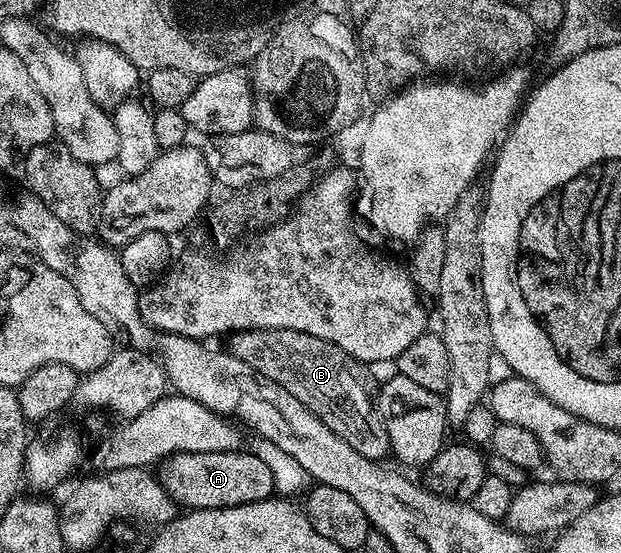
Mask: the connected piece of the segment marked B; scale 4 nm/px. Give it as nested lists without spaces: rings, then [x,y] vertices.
[[[249,328],[233,333],[230,341],[232,341],[230,353],[238,356],[238,360],[250,364],[250,368],[254,368],[254,372],[261,378],[268,378],[274,384],[286,388],[286,392],[290,392],[294,400],[298,400],[303,406],[310,408],[314,416],[321,418],[326,428],[330,428],[330,432],[342,436],[342,440],[346,440],[346,444],[350,444],[354,452],[373,460],[384,460],[384,457],[386,459],[389,457],[388,437],[384,431],[384,423],[381,422],[379,413],[374,409],[373,395],[371,393],[368,395],[367,388],[360,383],[360,378],[356,375],[355,368],[357,367],[354,365],[354,359],[349,354],[342,352],[337,346],[332,346],[326,340],[318,340],[318,336],[310,336],[306,332],[293,330]]]

